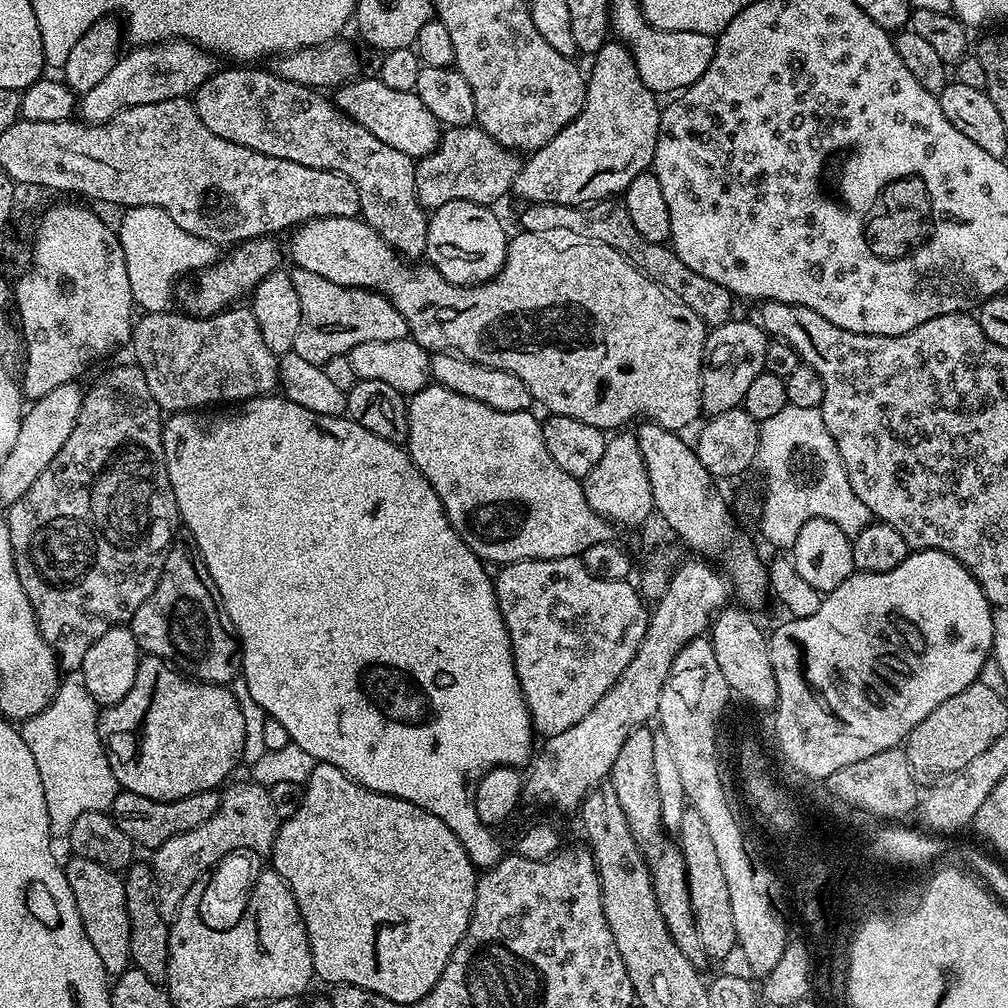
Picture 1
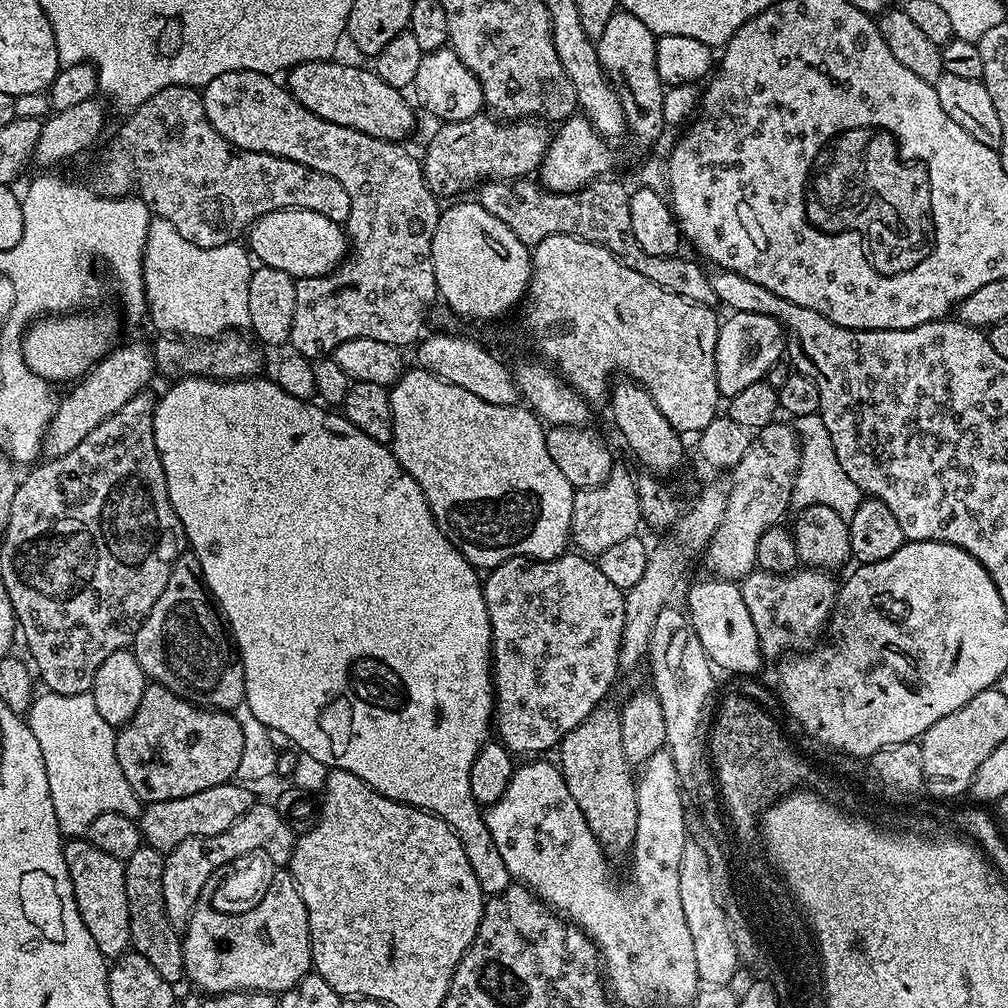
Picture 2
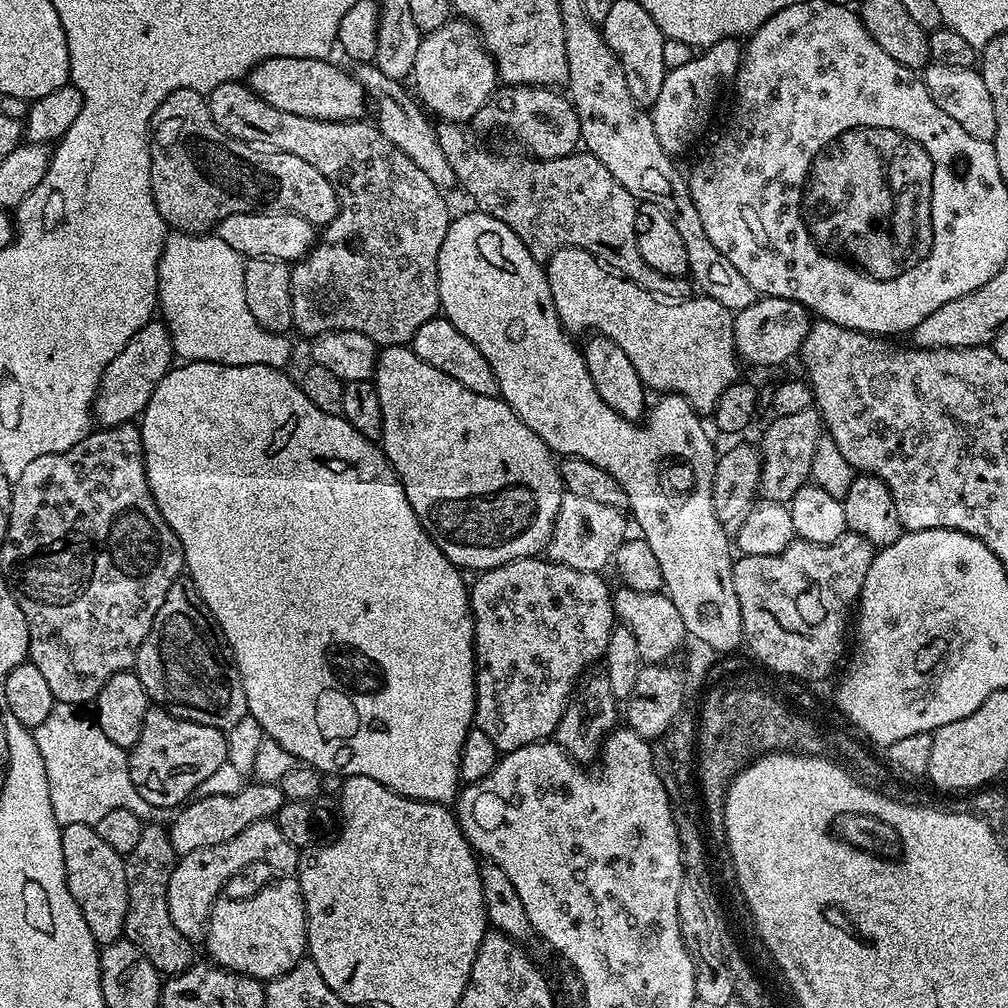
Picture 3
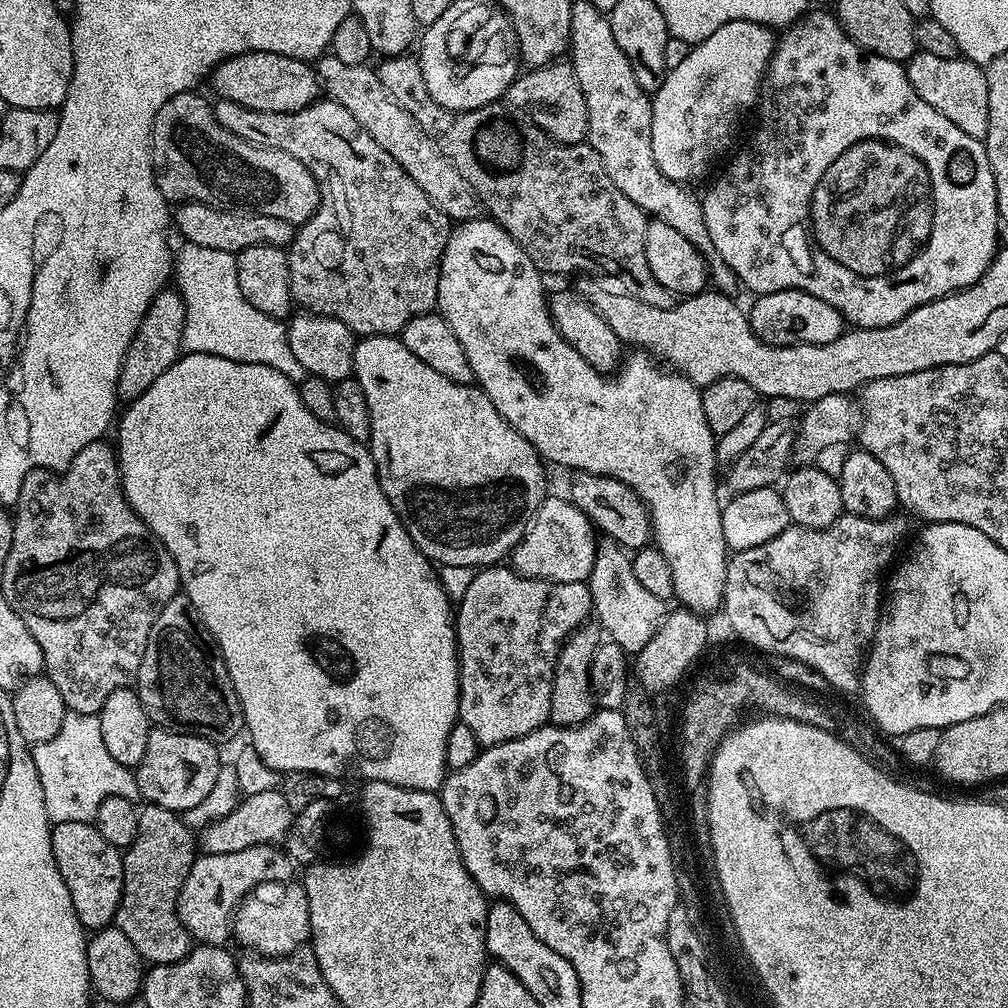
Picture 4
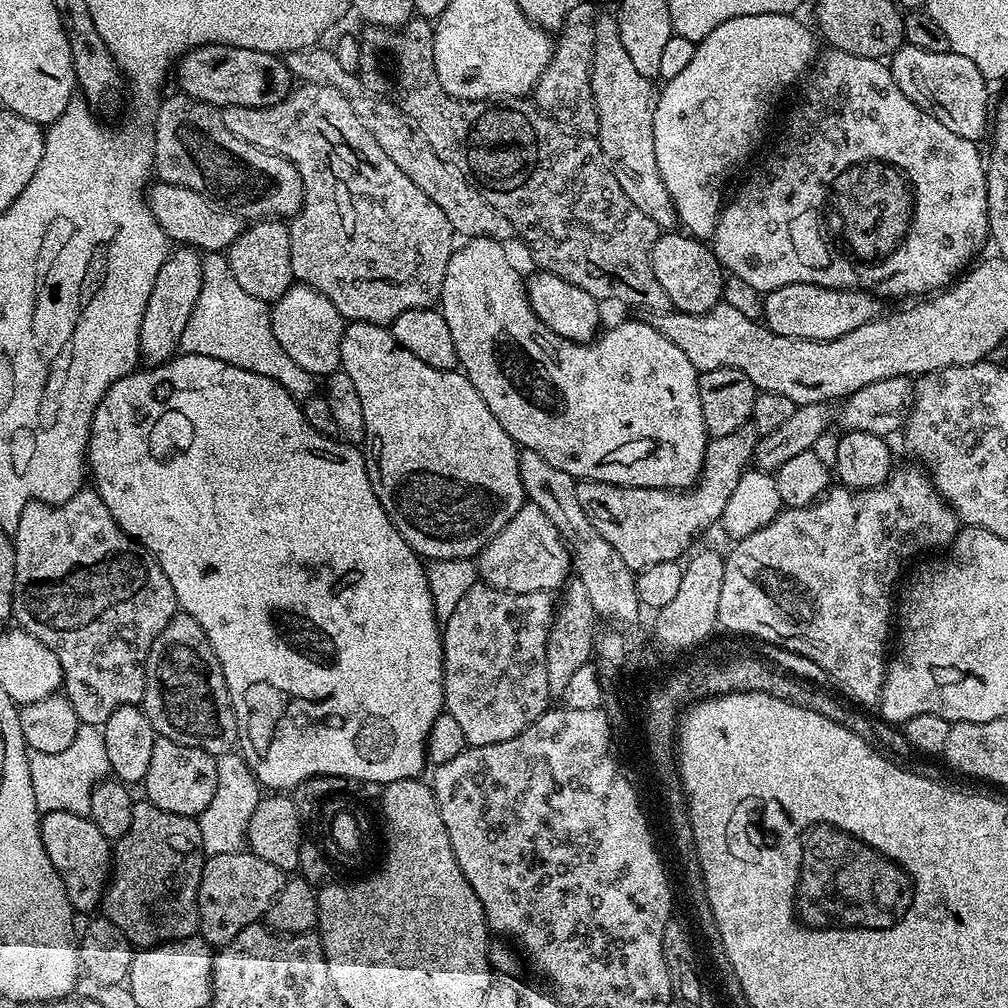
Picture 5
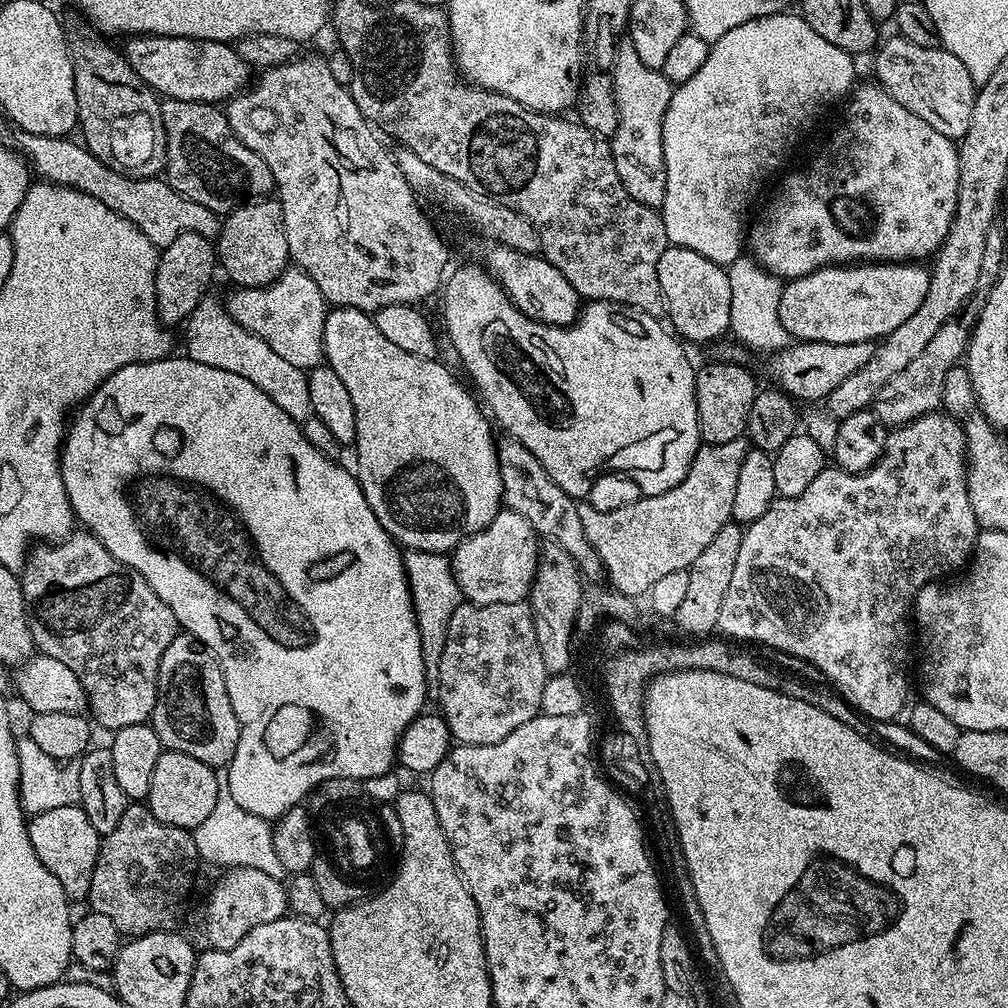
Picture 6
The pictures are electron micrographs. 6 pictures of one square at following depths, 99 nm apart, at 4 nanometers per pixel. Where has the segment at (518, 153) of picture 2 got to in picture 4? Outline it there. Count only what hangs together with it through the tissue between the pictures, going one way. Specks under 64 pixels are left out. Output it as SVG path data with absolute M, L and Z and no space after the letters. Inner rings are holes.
M553 62L529 67L521 71L516 80L506 93L506 100L509 105L522 106L528 117L548 133L549 137L557 144L583 144L588 138L588 111L586 110L586 98L582 94L582 86L578 86L578 78L574 74L571 63Z

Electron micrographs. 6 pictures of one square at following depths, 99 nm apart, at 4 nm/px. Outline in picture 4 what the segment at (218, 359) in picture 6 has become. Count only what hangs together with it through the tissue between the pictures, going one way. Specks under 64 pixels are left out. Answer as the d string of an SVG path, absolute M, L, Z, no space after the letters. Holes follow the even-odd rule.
M185 243L183 247L184 249L176 256L176 281L174 281L174 287L186 306L183 347L188 352L201 352L218 358L230 358L234 362L270 366L278 370L278 374L286 374L286 378L297 382L304 379L306 373L302 362L298 362L298 358L294 358L294 350L290 350L285 321L272 320L266 314L254 310L250 302L246 302L242 286L238 286L235 255L226 250L210 250L210 246Z

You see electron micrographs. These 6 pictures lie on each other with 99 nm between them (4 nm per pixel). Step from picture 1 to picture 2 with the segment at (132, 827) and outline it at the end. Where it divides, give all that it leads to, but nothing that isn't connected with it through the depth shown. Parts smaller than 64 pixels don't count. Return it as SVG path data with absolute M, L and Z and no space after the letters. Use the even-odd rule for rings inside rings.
M229 782L198 790L198 794L190 794L186 798L145 803L138 817L143 843L149 848L167 854L176 849L178 842L186 842L186 838L222 834L222 830L234 826L234 822L238 822L238 818L242 818L242 814L246 814L252 808L254 797L251 790L251 787L243 783Z

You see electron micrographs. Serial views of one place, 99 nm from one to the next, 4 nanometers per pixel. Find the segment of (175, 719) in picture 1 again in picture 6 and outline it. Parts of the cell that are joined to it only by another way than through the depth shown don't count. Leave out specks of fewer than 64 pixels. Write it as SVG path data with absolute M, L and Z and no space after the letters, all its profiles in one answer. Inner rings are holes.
M161 751L158 766L154 766L154 778L150 778L147 806L158 818L158 822L166 822L170 826L178 826L193 830L209 817L218 801L219 784L217 769L206 766L206 762L198 762L198 758L190 758L190 754Z

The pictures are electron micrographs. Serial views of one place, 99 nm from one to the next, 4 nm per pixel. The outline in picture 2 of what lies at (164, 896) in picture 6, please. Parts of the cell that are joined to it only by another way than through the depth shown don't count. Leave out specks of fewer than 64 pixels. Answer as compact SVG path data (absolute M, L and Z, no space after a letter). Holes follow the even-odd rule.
M141 846L130 854L130 858L124 861L124 877L126 878L126 906L130 914L130 938L131 947L166 982L170 985L179 985L179 980L185 979L184 974L184 946L181 933L170 926L170 918L166 918L166 906L162 898L162 870L164 869L165 853L147 846Z

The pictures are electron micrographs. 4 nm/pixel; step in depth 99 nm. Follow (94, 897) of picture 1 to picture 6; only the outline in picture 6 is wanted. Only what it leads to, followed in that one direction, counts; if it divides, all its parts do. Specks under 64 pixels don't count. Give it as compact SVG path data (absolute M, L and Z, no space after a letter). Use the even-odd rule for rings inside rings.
M79 803L58 806L58 810L46 810L31 817L28 820L28 833L34 854L38 854L42 866L46 866L46 870L50 870L50 874L62 882L62 890L68 895L69 901L87 901L102 837L94 826L90 826L90 818L86 818Z

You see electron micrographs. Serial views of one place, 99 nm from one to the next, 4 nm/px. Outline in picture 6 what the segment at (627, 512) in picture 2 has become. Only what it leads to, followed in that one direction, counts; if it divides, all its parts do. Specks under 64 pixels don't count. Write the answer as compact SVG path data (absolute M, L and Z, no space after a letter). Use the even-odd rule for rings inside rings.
M502 510L478 534L466 537L451 553L452 573L460 587L460 595L469 604L497 604L498 602L527 601L528 592L532 589L532 583L536 577L536 566L540 563L540 550L542 544L536 532L522 518L522 514Z

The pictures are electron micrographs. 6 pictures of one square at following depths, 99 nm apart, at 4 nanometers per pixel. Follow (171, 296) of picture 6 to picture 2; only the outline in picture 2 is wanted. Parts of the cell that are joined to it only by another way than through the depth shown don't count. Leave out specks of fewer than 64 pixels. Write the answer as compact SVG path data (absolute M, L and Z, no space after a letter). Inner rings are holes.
M124 344L113 347L112 351L102 360L97 360L91 370L80 377L71 385L72 392L63 393L62 399L56 405L56 413L48 430L44 434L42 452L45 457L51 458L70 454L94 426L98 426L110 418L110 414L116 414L118 410L130 402L130 398L141 395L144 388L152 380L154 373L154 361L152 349L144 344ZM121 347L121 348L120 348Z

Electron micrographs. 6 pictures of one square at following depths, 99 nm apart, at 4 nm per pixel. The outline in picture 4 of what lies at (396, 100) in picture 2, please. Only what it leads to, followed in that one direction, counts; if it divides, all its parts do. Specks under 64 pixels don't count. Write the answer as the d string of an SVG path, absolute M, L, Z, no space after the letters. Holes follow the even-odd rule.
M243 52L232 56L212 69L211 80L219 99L238 102L238 106L250 110L274 114L302 110L308 104L316 103L322 92L315 71L305 61L273 52Z

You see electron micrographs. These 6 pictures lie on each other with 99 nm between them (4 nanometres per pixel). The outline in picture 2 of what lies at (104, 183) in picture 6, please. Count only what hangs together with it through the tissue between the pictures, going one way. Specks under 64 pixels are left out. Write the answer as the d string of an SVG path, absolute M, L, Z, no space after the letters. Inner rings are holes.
M283 208L258 218L249 226L246 247L263 267L303 278L324 276L335 270L347 257L350 241L345 229L326 218L326 214L318 214L309 208Z

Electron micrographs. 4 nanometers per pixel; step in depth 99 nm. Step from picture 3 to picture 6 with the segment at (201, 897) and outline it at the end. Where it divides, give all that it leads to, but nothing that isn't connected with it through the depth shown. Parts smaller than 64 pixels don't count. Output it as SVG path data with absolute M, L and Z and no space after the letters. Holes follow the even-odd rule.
M229 867L225 871L224 877L216 884L216 889L212 892L212 897L208 900L208 944L218 950L230 950L246 938L248 931L262 922L274 922L282 918L289 911L288 907L288 889L279 879L264 874L262 870Z

